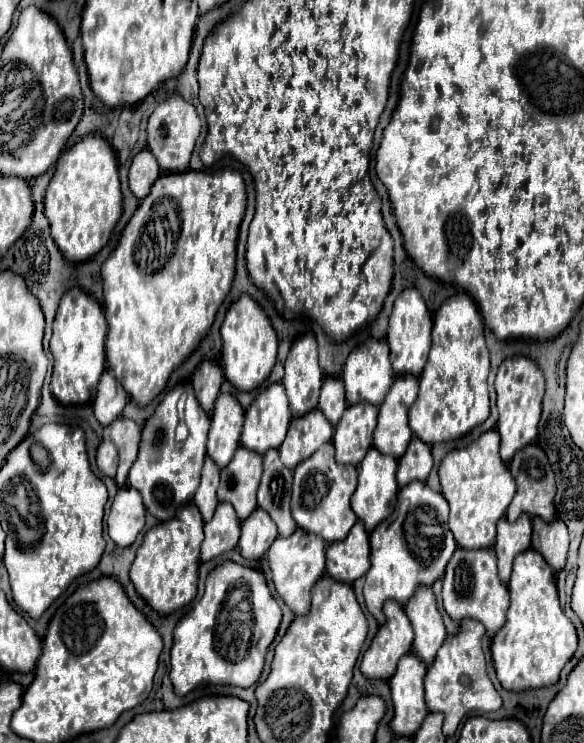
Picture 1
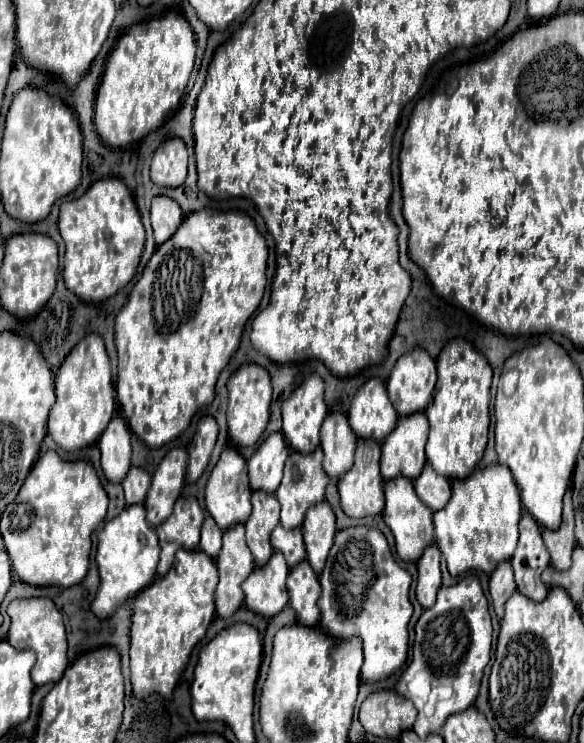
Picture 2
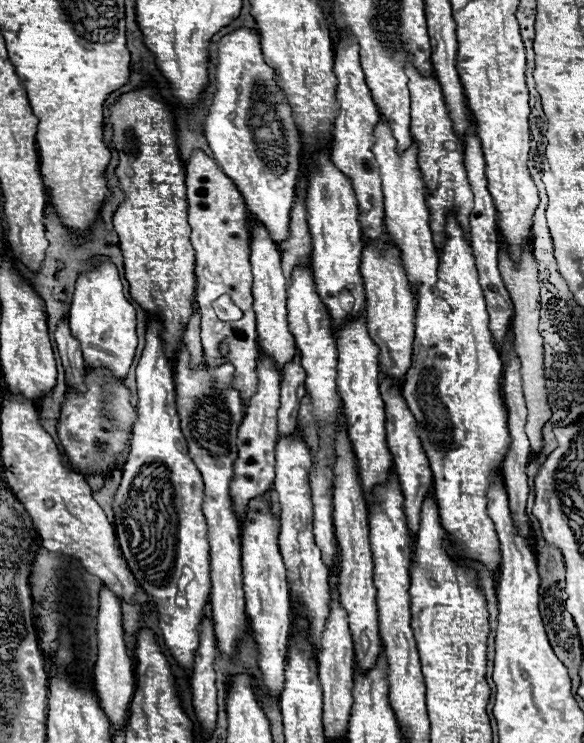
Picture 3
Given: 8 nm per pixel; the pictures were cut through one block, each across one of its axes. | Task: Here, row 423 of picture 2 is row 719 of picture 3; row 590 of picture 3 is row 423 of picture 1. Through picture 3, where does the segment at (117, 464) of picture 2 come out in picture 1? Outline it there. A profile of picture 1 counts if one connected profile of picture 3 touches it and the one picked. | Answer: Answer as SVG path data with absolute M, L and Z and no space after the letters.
M106 370L100 376L98 392L94 398L94 414L96 414L98 422L104 428L110 426L116 418L122 416L126 402L128 402L126 390L122 388L122 384L118 384L118 380L114 380L114 374L110 370Z

